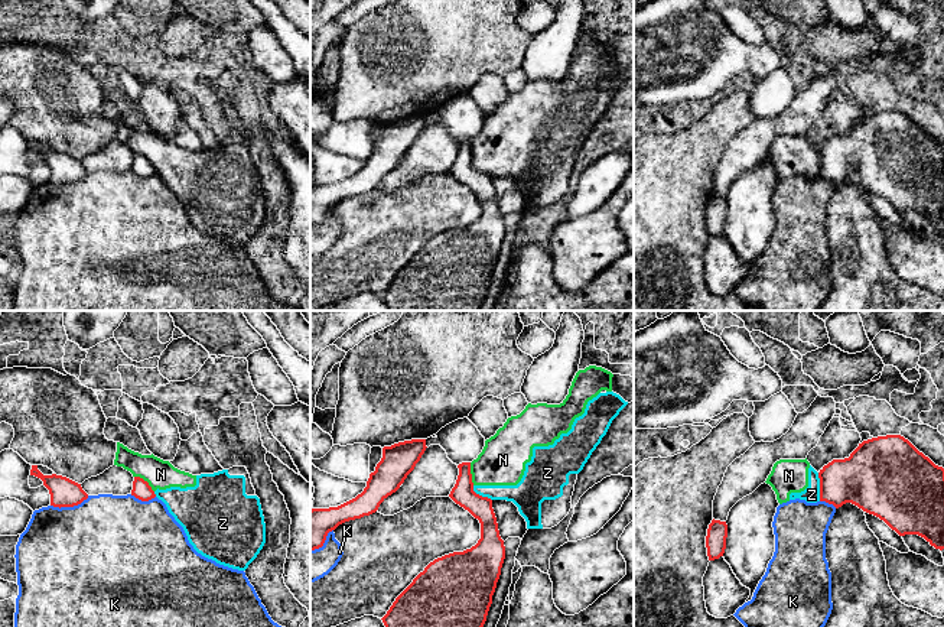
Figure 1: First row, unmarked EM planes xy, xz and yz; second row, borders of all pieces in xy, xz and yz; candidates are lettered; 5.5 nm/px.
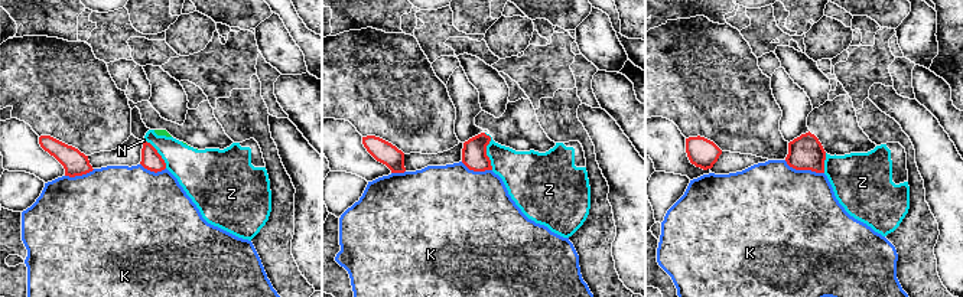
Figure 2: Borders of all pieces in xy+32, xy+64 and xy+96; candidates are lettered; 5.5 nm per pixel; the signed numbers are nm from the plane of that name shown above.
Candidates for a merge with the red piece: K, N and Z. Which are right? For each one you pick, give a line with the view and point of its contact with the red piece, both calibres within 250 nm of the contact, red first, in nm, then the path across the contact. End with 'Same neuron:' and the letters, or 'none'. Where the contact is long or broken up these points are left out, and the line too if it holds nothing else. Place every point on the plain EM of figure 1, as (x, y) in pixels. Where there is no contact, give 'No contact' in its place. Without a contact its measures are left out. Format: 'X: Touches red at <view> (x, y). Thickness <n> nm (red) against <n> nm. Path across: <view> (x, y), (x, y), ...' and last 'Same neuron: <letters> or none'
Same neuron: none

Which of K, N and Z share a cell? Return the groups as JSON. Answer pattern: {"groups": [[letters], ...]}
{"groups": [["K"], ["N", "Z"]]}

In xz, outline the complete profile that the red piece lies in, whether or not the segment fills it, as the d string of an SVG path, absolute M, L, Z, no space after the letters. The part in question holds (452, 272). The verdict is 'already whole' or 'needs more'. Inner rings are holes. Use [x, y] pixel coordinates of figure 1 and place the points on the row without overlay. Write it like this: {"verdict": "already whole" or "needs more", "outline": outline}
{"verdict": "already whole", "outline": "M462 139L458 144L459 152L449 173L479 196L481 215L471 225L434 235L413 256L381 295L388 311L478 311L486 298L505 235L505 222L492 176L473 168L471 139Z"}

